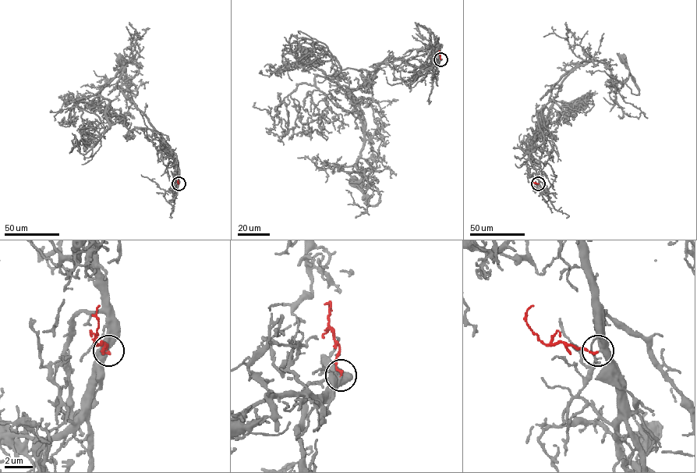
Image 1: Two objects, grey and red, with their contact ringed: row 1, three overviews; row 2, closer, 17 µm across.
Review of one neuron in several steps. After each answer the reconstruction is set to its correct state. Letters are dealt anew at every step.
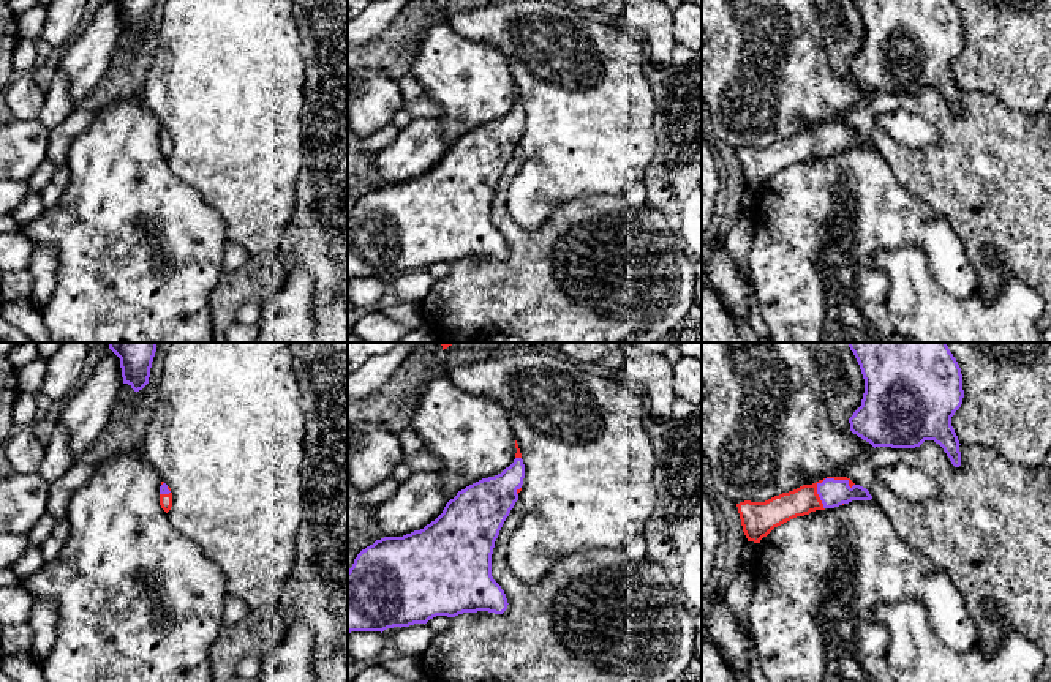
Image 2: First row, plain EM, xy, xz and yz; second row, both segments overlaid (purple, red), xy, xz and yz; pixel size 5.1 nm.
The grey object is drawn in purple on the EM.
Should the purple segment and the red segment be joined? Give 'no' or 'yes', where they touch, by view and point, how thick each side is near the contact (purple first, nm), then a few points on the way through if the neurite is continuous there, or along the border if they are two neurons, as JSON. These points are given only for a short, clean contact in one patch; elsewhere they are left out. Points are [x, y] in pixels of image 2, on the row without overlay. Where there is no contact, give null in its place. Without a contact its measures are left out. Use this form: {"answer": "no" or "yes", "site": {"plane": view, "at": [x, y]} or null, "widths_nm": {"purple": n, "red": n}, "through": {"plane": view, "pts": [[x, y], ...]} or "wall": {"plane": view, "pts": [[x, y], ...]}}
{"answer": "yes", "site": {"plane": "yz", "at": [825, 125]}, "widths_nm": {"purple": 140, "red": 140}, "through": {"plane": "yz", "pts": [[833, 139], [825, 125], [805, 146]]}}

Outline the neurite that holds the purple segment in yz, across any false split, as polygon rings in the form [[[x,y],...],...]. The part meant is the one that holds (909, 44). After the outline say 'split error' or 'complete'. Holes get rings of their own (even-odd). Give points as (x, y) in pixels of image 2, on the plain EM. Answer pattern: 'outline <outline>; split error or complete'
outline [[[853,0],[863,25],[861,52],[849,65],[850,77],[876,93],[915,95],[925,87],[939,90],[955,114],[961,112],[959,87],[951,63],[961,54],[964,36],[961,14],[953,0]]]; complete

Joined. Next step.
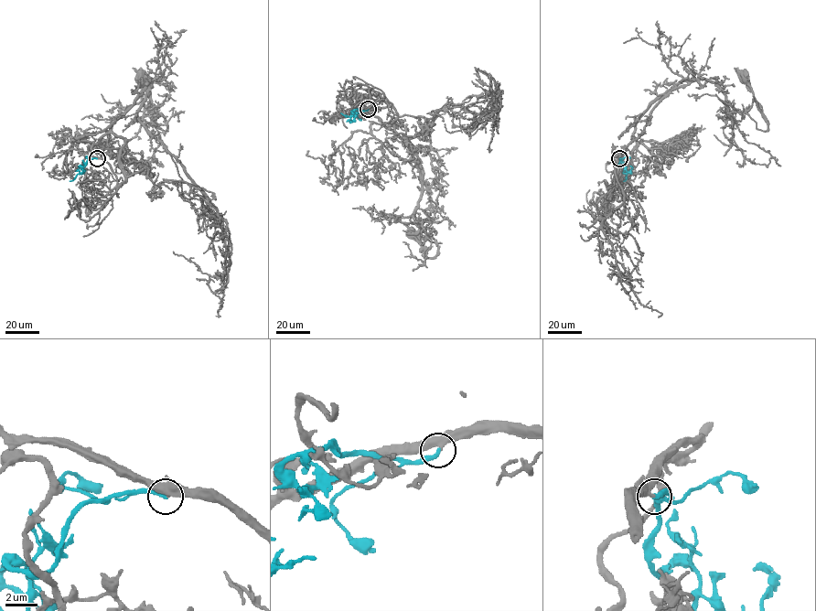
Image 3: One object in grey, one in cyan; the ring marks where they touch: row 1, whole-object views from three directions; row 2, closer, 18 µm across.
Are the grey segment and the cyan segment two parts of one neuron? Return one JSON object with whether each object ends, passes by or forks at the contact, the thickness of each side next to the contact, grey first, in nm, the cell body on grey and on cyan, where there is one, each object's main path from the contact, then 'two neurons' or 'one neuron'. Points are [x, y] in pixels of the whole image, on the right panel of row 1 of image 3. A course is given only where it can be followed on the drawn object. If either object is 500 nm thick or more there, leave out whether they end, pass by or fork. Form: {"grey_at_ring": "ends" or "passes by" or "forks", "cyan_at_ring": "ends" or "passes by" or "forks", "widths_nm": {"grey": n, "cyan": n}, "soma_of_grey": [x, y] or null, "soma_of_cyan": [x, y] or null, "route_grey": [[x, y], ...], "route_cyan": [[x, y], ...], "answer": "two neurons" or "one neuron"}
{"grey_at_ring": "passes by", "cyan_at_ring": "ends", "widths_nm": {"grey": 320, "cyan": 320}, "soma_of_grey": [744, 77], "soma_of_cyan": null, "route_grey": [[619, 158], [613, 186], [630, 170], [638, 116], [682, 81], [715, 83], [766, 131], [767, 117], [743, 77]], "route_cyan": [[619, 158], [619, 166], [624, 166], [627, 174], [623, 181]], "answer": "one neuron"}

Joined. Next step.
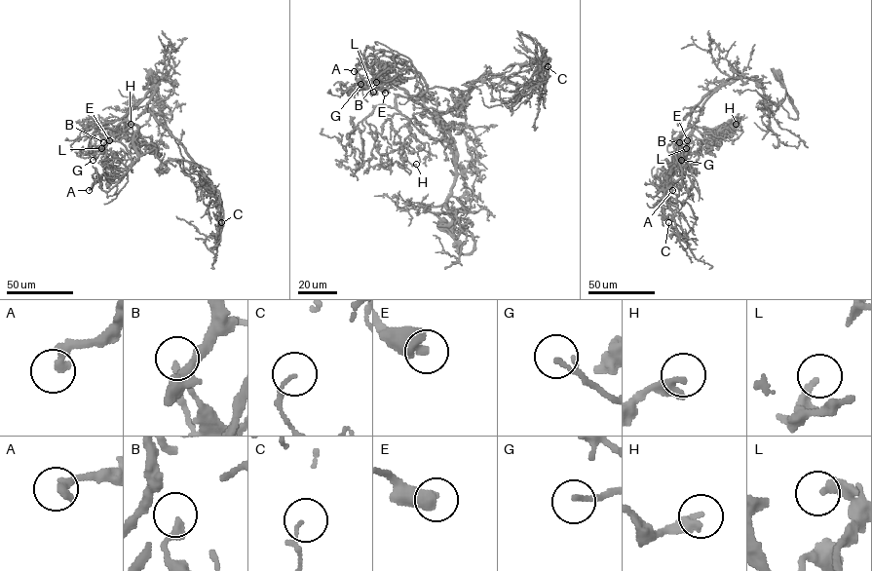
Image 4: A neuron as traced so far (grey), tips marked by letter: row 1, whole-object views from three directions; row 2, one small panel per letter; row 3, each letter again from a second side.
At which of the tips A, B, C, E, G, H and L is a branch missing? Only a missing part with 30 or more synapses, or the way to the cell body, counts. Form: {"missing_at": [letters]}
{"missing_at": ["A", "H"]}

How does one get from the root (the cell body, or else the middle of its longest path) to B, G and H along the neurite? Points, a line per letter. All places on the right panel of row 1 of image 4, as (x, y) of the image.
B: (777, 75), (796, 119), (755, 82), (727, 79), (695, 107), (686, 154), (673, 164), (679, 142)
G: (777, 75), (796, 119), (755, 82), (727, 79), (691, 114), (686, 154), (673, 164), (678, 141), (681, 160)
H: (777, 75), (796, 119), (755, 82), (740, 77), (711, 90), (689, 125), (713, 138), (722, 126), (736, 124)

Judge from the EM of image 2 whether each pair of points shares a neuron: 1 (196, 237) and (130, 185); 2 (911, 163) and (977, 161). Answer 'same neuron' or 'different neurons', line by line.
1: same neuron
2: same neuron

